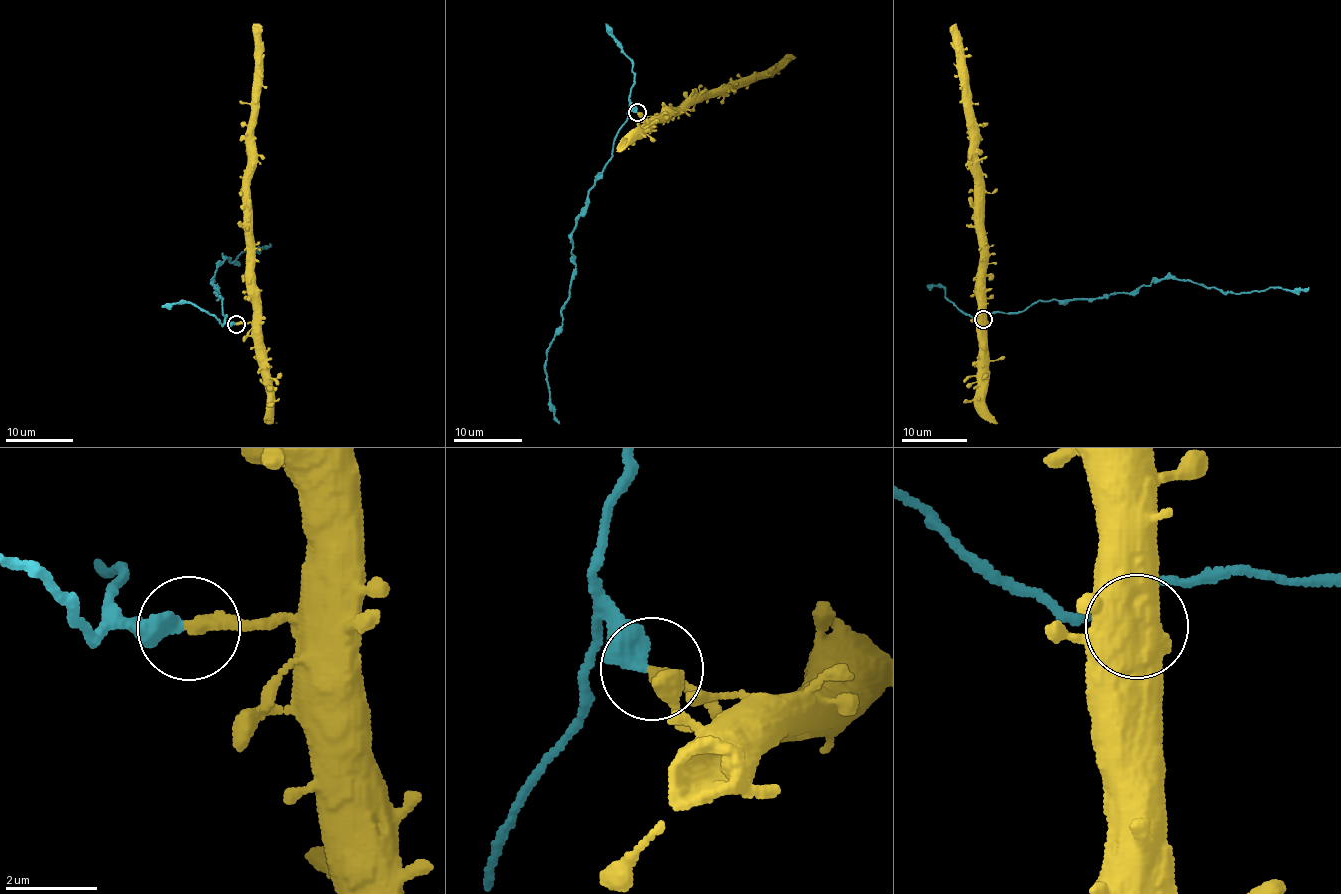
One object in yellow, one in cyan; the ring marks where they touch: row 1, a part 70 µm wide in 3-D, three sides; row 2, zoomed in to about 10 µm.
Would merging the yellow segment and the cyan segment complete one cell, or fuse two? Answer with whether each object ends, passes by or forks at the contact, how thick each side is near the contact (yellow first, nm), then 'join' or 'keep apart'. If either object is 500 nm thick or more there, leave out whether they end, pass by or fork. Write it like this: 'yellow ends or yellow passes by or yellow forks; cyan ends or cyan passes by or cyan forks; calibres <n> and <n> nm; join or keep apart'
yellow ends; cyan ends; calibres 300 and 360 nm; keep apart

